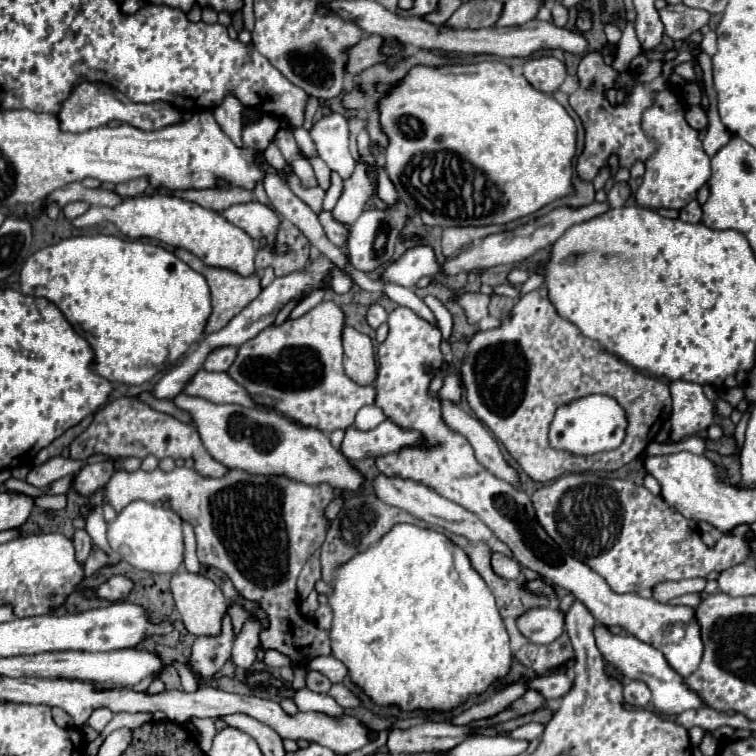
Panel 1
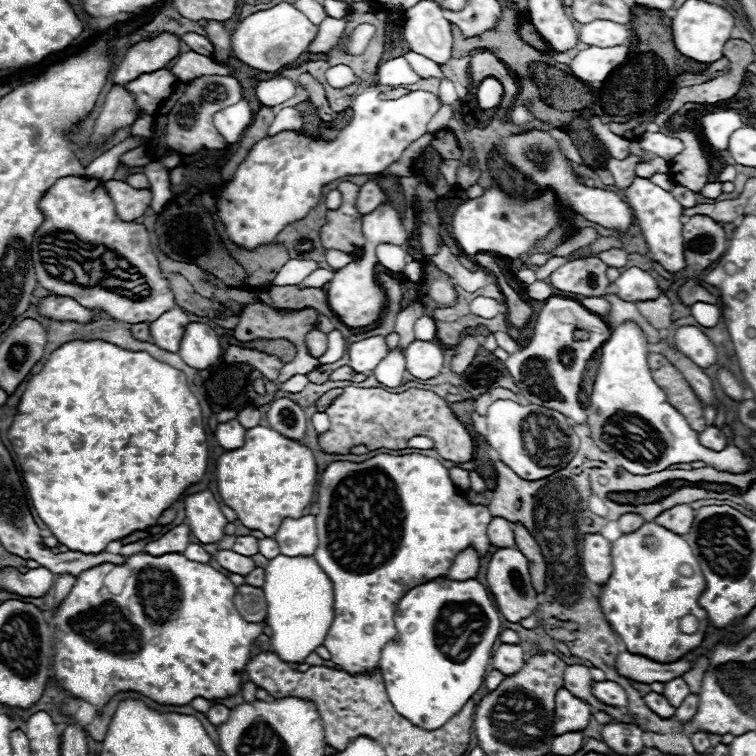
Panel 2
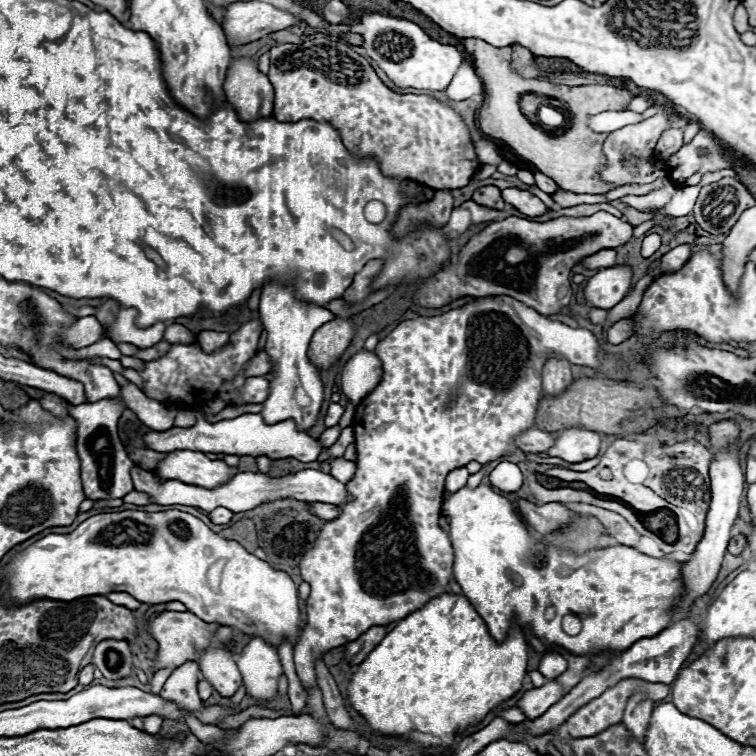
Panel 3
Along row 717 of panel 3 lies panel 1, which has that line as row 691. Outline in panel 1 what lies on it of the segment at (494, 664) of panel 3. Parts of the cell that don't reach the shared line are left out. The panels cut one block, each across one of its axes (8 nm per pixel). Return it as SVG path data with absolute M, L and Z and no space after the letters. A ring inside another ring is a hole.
M396 524L378 544L370 546L370 550L354 556L354 560L346 562L338 572L334 574L334 580L330 582L334 588L332 596L328 598L330 608L334 612L332 628L330 628L330 640L332 640L332 654L348 668L350 680L364 690L364 694L380 706L398 706L400 710L440 710L440 712L452 712L454 708L462 706L470 694L482 694L488 690L490 684L494 684L498 678L504 678L510 672L512 666L512 650L510 650L510 638L506 632L506 626L502 622L502 616L496 608L494 594L486 586L486 582L480 578L480 574L470 566L468 556L464 550L456 544L452 544L444 534L428 528L418 528L414 524Z

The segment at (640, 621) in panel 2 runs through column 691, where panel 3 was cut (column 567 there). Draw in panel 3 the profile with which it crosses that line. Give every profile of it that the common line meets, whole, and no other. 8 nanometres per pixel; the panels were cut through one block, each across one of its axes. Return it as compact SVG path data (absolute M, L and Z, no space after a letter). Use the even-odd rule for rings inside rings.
M480 484L476 488L460 488L450 498L444 500L442 514L450 522L450 540L454 546L454 576L462 586L464 596L476 608L476 612L486 620L490 634L496 642L504 642L510 628L516 624L524 634L530 648L544 654L552 646L560 646L570 654L598 654L598 652L622 652L626 646L642 638L652 638L662 632L670 624L670 610L676 606L678 598L682 598L682 578L680 564L666 558L646 556L630 546L610 546L602 550L588 550L584 554L576 554L568 548L556 548L538 540L534 530L522 520L520 512L512 506L512 502L490 484ZM568 568L568 576L560 576L558 572ZM546 608L554 608L554 618L546 620ZM566 614L574 614L582 620L582 632L576 636L568 636L562 630L562 618Z

